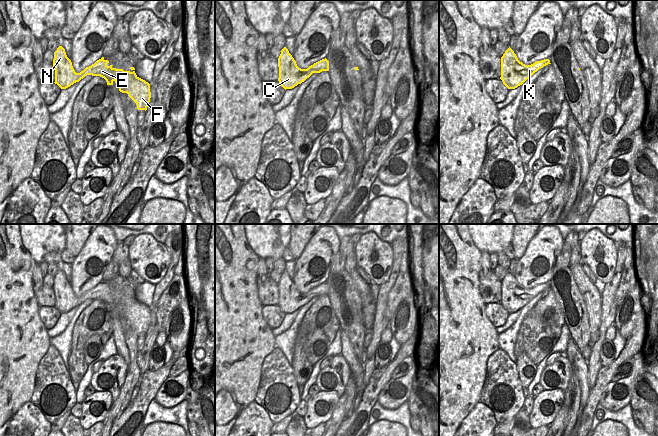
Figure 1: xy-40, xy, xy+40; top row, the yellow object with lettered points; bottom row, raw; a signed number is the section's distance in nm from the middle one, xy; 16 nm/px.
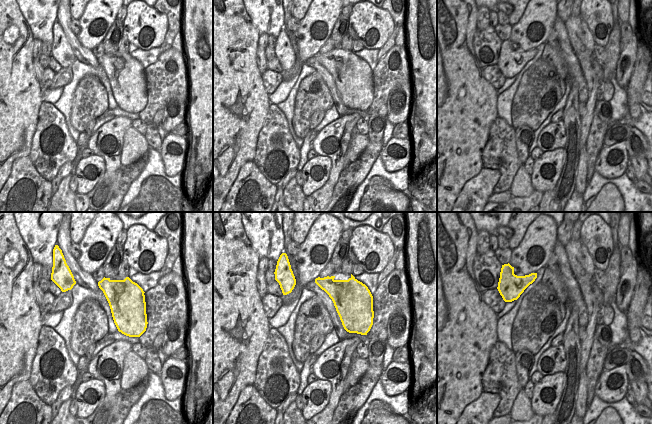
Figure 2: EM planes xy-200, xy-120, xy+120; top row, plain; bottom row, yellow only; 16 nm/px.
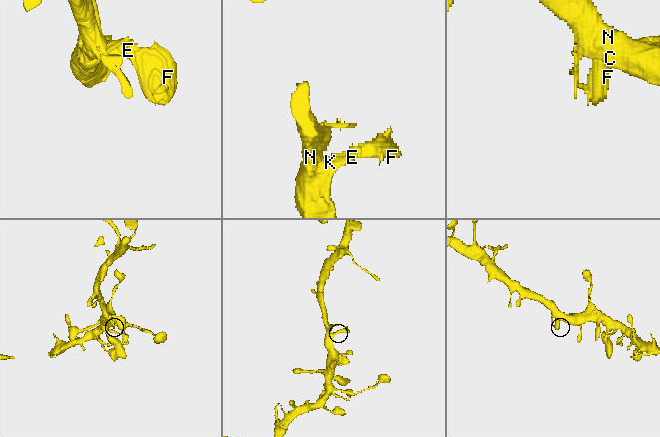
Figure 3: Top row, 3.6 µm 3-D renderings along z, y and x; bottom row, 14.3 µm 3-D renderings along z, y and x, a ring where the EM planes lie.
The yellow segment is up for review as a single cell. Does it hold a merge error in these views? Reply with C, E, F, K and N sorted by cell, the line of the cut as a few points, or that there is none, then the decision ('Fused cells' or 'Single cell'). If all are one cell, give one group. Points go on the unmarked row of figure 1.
Groups: C E F K N. No split. Single cell.

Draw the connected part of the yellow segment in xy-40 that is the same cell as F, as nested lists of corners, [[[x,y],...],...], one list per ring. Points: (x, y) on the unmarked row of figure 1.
[[[59,270],[54,276],[53,283],[54,307],[61,313],[66,313],[87,299],[100,300],[106,304],[107,309],[113,309],[115,306],[119,315],[127,317],[136,327],[138,334],[146,335],[151,322],[150,308],[136,299],[134,291],[130,291],[130,296],[113,292],[113,289],[108,290],[108,287],[109,285],[102,281],[80,297],[76,297],[65,273]]]

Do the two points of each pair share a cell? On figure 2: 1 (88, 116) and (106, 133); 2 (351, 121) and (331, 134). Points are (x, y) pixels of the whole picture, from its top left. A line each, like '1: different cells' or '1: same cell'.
1: different cells
2: same cell

